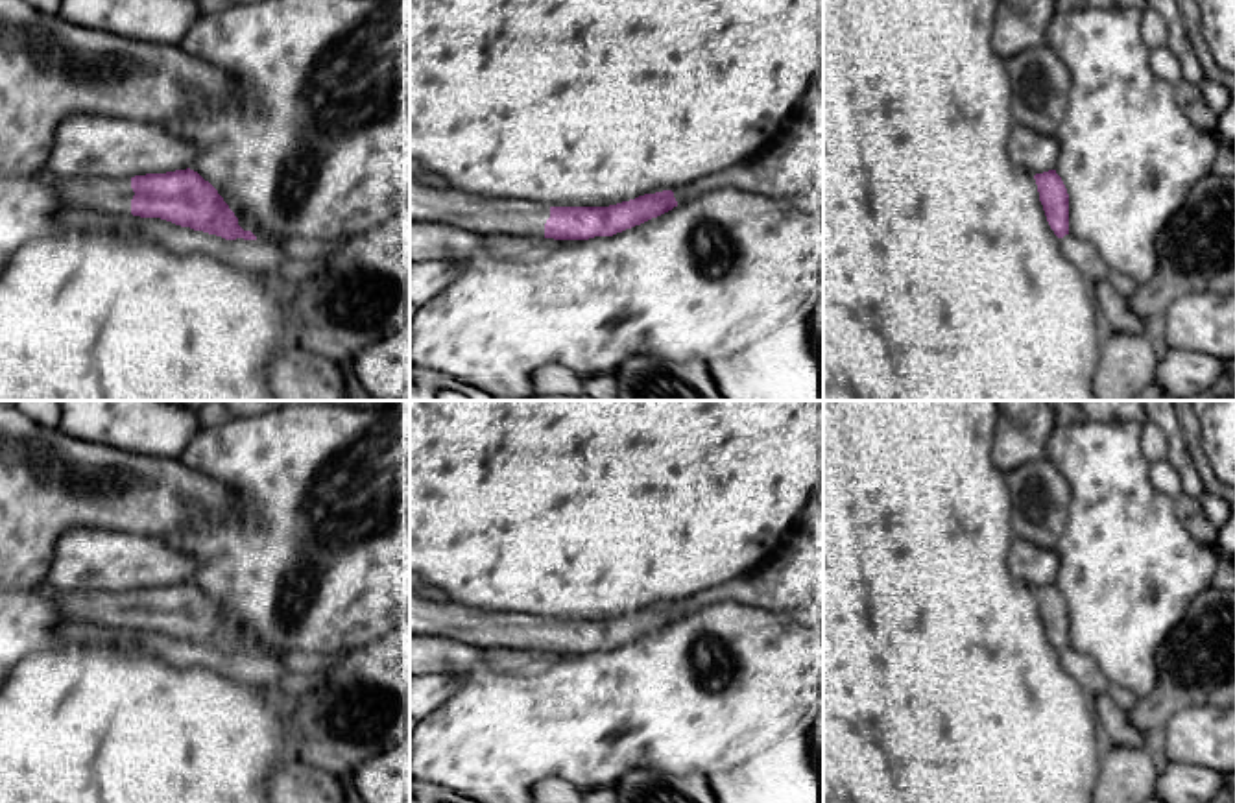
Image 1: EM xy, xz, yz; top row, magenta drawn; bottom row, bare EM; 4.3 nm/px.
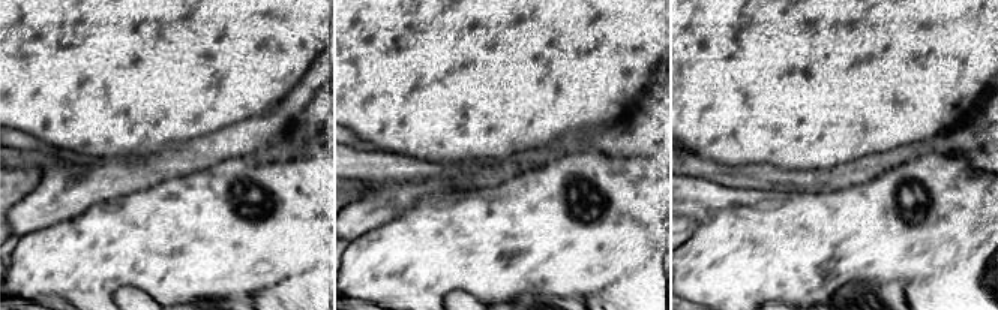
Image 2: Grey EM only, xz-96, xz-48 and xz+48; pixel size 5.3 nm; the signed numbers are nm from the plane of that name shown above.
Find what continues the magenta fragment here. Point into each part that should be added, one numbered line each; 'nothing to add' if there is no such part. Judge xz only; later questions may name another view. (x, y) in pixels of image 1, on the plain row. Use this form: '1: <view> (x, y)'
1: xz (682, 608)
2: xz (479, 628)

